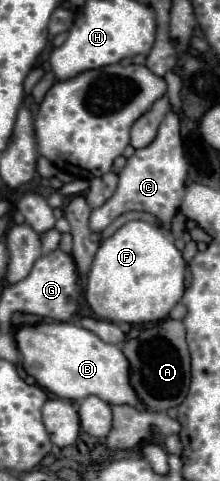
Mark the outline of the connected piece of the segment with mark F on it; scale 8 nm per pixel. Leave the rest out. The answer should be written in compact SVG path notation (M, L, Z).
M128 221L124 227L120 227L110 239L106 239L100 245L92 269L88 273L86 301L90 309L104 321L112 321L112 323L162 321L168 317L170 309L182 299L184 275L186 275L186 263L182 259L182 253L176 249L174 241L168 235L164 235L158 227L146 221Z

